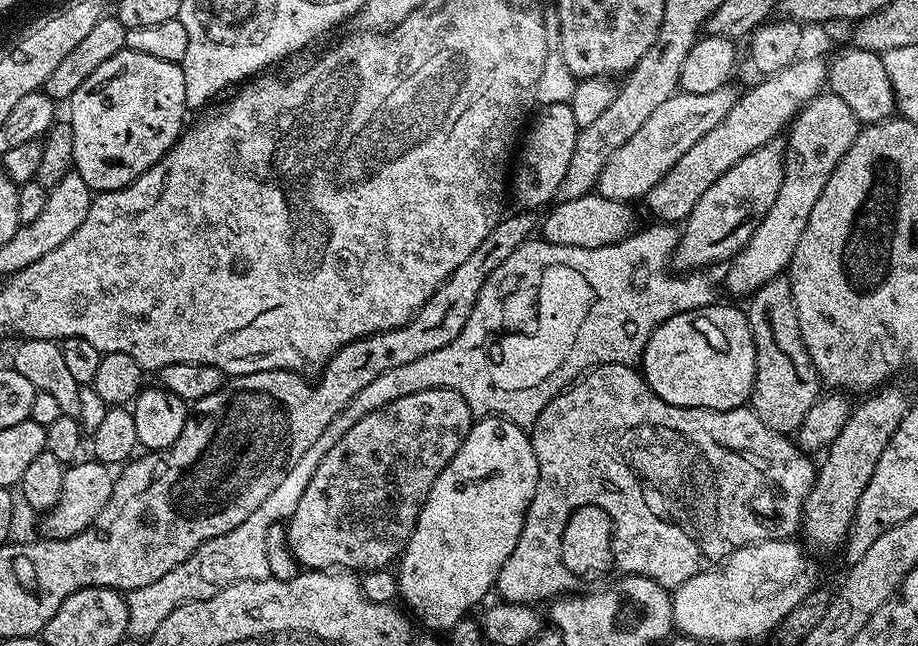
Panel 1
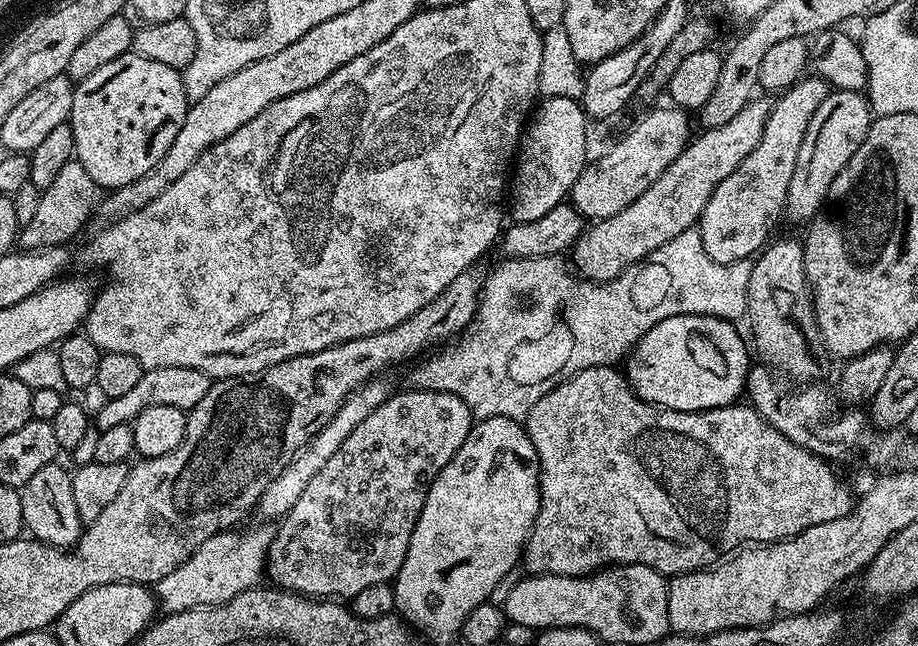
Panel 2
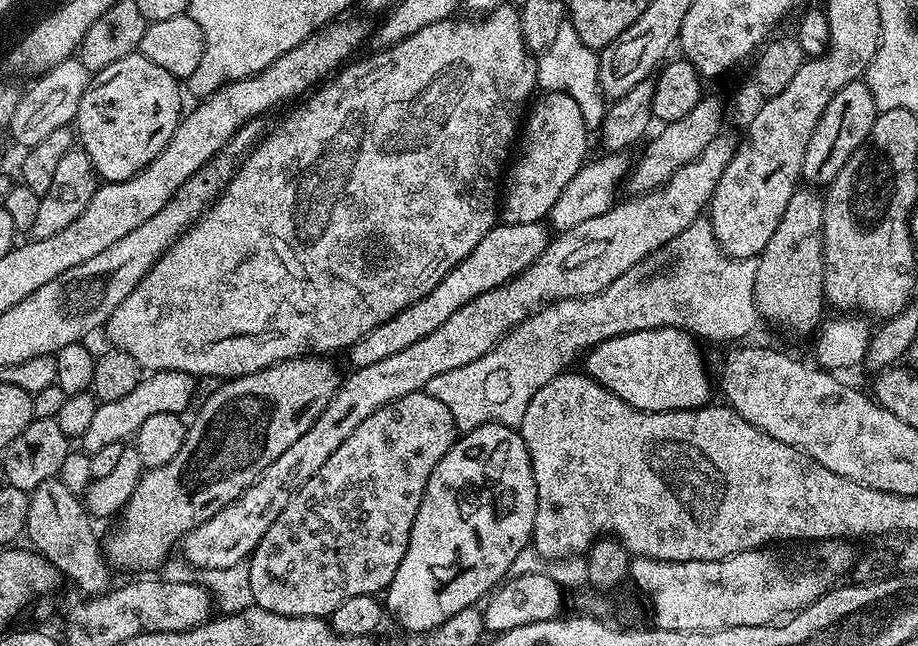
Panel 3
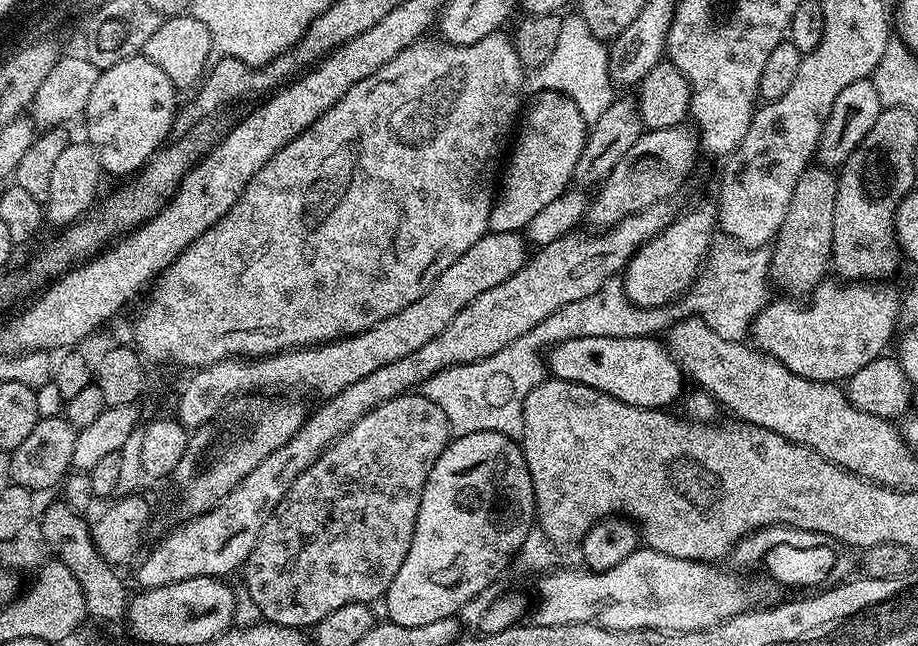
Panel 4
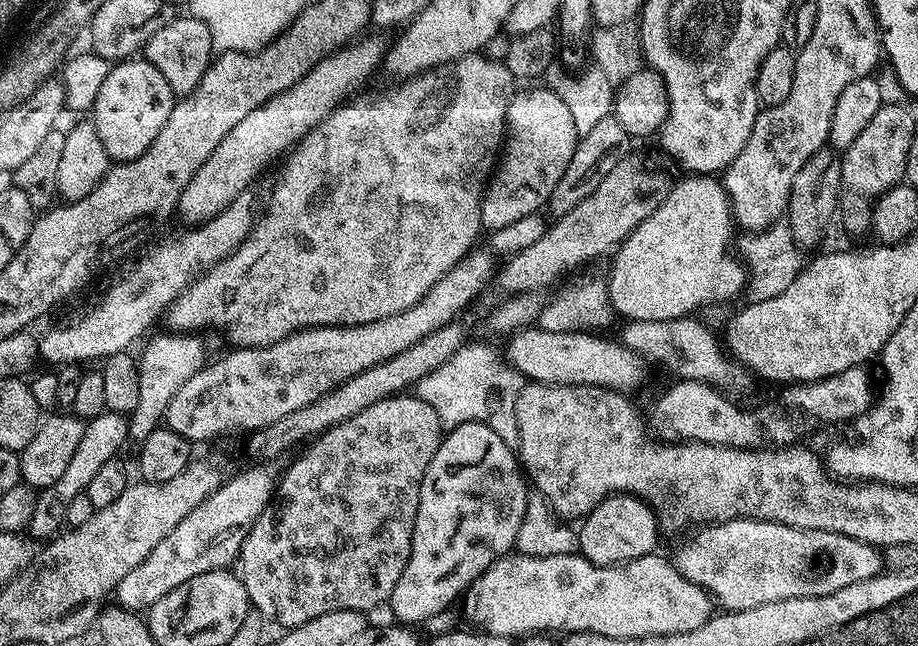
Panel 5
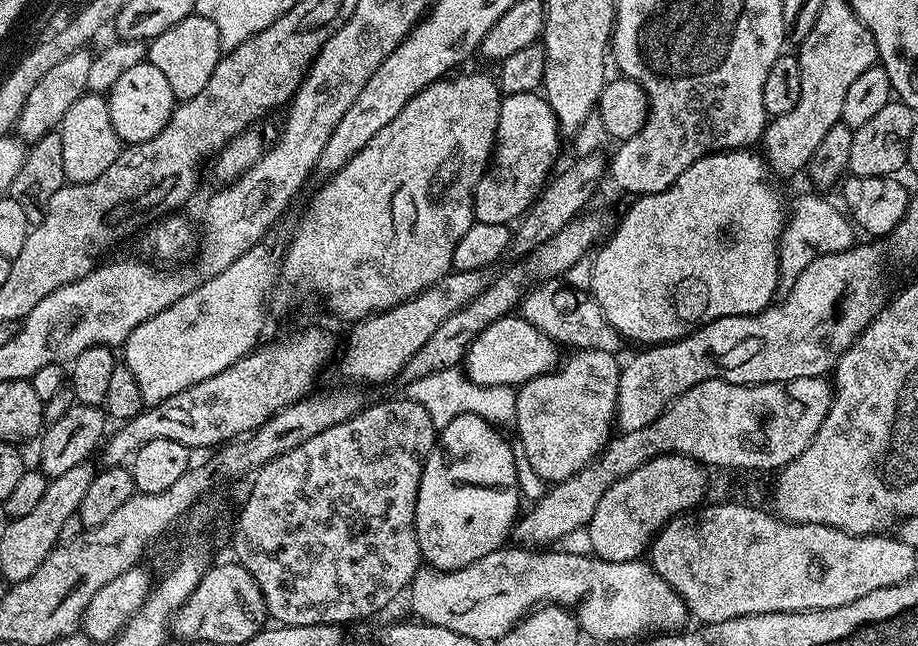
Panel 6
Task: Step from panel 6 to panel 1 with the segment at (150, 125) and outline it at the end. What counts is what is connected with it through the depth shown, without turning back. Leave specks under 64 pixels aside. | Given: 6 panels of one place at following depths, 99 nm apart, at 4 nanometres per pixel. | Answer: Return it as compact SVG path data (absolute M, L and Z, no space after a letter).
M124 48L114 58L102 62L78 90L74 90L70 101L74 130L74 170L88 183L93 193L113 192L125 188L154 166L180 139L186 127L184 112L189 111L186 102L186 78L180 64L154 58L150 54L138 54Z

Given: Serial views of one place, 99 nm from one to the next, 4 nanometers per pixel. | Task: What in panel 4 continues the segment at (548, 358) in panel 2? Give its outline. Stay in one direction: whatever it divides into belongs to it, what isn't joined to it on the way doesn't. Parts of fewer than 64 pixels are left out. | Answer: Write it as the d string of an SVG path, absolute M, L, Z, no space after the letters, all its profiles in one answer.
M728 246L732 248L713 247L710 252L710 259L707 261L706 267L701 271L700 275L696 277L696 281L692 287L684 293L678 300L672 301L671 304L662 308L639 308L637 304L632 304L630 298L625 294L623 287L619 283L609 282L599 288L594 294L590 294L586 298L582 298L578 302L570 302L566 307L560 308L556 312L551 312L547 318L542 322L538 322L538 326L534 326L534 330L530 330L526 334L522 334L522 338L518 338L514 342L510 342L502 350L498 350L498 354L494 354L490 358L482 358L475 360L469 364L455 364L449 368L443 368L438 374L434 374L425 380L422 385L422 394L426 398L430 398L430 402L434 402L434 406L442 406L442 410L448 413L448 430L453 437L465 436L466 434L474 434L475 432L497 432L503 436L510 436L513 438L523 437L524 434L524 403L530 394L530 390L534 390L534 386L538 386L546 379L546 356L548 349L554 344L561 344L570 338L590 338L591 336L609 336L610 338L634 338L635 336L651 336L655 337L657 334L663 333L665 330L672 327L678 320L683 320L690 316L698 316L702 322L706 322L706 326L710 326L710 330L714 330L714 334L719 334L722 338L727 340L743 341L749 335L752 319L761 312L764 307L770 303L770 295L768 296L768 284L770 288L770 252L767 247L762 248L741 248L739 246Z

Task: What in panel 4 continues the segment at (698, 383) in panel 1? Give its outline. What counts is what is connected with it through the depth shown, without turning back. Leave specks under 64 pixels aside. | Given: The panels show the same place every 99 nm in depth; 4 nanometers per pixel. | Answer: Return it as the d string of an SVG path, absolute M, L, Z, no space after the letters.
M651 336L570 338L548 349L546 368L555 379L602 390L602 394L611 394L618 398L618 402L626 402L635 408L664 410L672 406L668 404L681 399L686 377L676 365L675 358L668 353L667 347L658 341Z

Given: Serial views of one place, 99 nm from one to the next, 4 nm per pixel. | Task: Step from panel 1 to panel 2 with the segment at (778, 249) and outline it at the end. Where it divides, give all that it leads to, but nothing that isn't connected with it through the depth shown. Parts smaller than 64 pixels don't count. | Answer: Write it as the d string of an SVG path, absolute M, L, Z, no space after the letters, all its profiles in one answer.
M829 91L822 106L814 110L810 126L806 126L806 134L802 138L802 147L798 149L794 175L790 177L790 190L784 203L784 216L787 219L801 226L815 220L828 198L834 178L842 172L846 162L850 162L854 150L862 146L873 119L874 113L863 91Z

